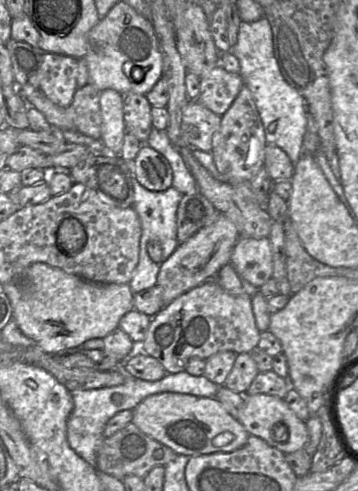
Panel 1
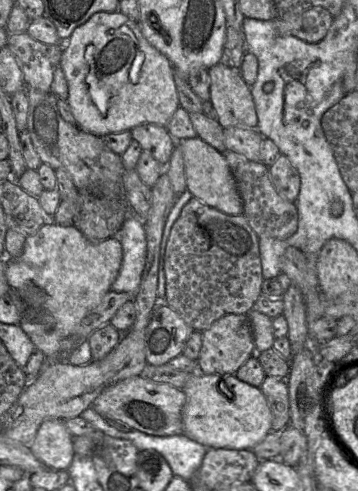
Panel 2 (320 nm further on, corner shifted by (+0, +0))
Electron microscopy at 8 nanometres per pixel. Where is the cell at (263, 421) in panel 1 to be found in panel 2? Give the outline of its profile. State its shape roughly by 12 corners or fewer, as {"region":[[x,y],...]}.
{"region":[[193,373],[183,434],[251,449],[271,432],[265,395],[236,375]]}

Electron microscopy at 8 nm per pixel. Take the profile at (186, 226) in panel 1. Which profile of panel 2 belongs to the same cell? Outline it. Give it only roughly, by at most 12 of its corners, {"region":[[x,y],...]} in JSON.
{"region":[[193,197],[166,246],[165,303],[195,331],[262,294],[244,214]]}

